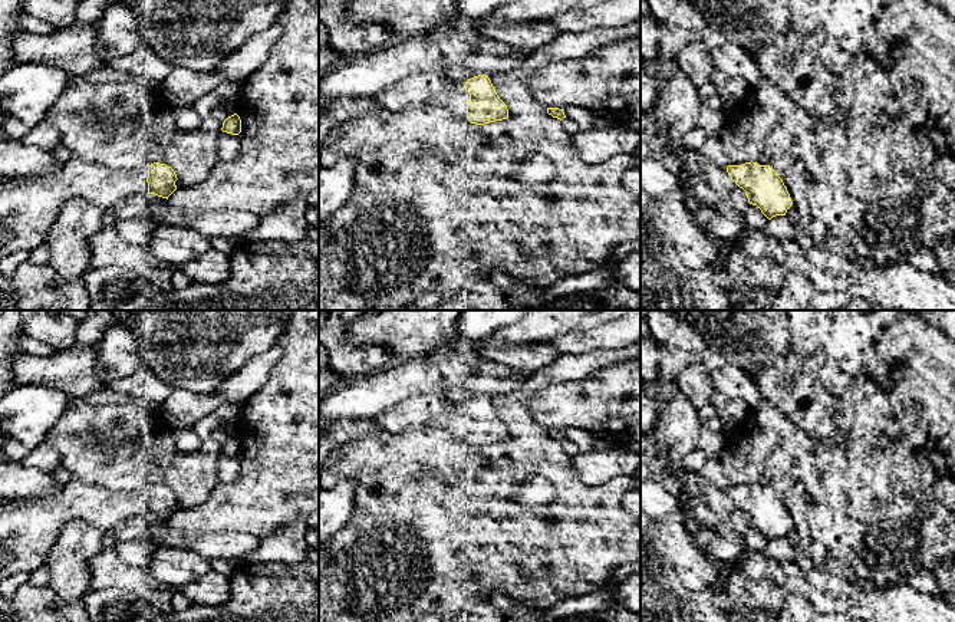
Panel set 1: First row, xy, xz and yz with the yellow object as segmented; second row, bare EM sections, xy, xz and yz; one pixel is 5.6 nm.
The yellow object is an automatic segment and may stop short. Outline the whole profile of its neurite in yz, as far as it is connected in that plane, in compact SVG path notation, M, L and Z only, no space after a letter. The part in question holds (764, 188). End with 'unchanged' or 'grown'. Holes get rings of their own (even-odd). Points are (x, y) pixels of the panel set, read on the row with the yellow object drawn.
M730 162L727 172L768 220L786 215L793 205L787 187L768 162Z | grown

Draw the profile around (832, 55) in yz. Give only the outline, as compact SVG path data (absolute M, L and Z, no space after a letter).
M827 39L819 49L821 63L833 73L843 72L850 62L850 53L844 50L834 39Z

